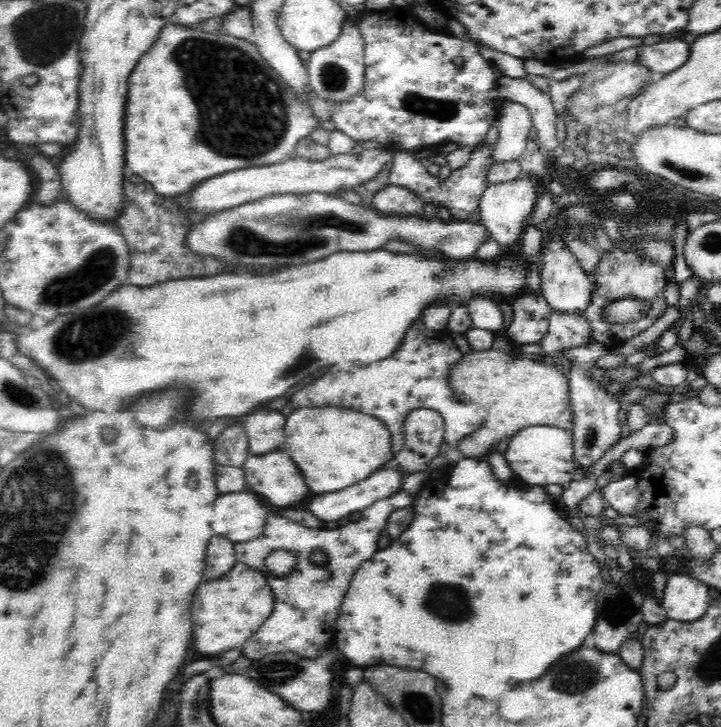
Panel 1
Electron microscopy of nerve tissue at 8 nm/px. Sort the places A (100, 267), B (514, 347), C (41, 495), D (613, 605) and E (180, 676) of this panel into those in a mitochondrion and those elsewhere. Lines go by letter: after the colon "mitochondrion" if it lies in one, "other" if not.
A: mitochondrion
B: other
C: mitochondrion
D: mitochondrion
E: other

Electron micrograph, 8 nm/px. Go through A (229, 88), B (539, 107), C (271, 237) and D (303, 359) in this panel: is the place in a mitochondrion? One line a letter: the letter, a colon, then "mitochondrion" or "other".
A: mitochondrion
B: other
C: mitochondrion
D: mitochondrion

